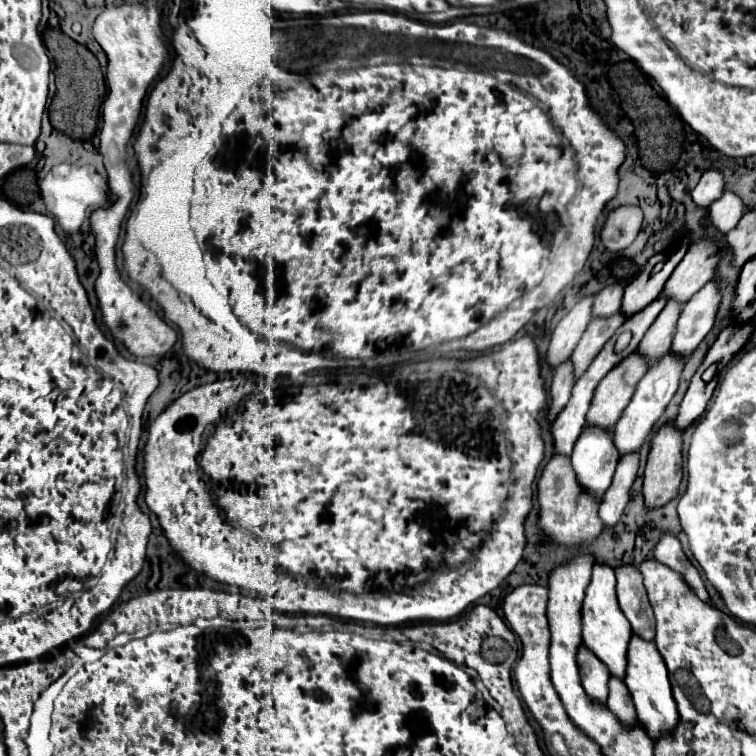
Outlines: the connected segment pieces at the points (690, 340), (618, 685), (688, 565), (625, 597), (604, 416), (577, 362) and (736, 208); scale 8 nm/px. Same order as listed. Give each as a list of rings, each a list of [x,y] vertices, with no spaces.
[[[711,279],[685,305],[685,309],[677,321],[677,333],[673,337],[671,351],[679,353],[687,359],[695,351],[695,347],[705,339],[705,335],[711,331],[719,305],[721,305],[719,283],[715,279]]]
[[[609,679],[609,699],[607,699],[609,709],[615,713],[615,717],[625,723],[631,725],[635,723],[635,707],[633,701],[629,699],[629,689],[623,685],[623,679]]]
[[[663,533],[657,547],[655,547],[655,559],[659,559],[661,563],[669,565],[671,569],[679,571],[687,583],[693,587],[693,591],[703,599],[703,601],[709,601],[709,595],[705,591],[705,585],[699,577],[699,571],[693,567],[693,563],[685,557],[683,549],[681,549],[681,543],[679,539],[673,535],[673,533]]]
[[[621,565],[615,569],[615,575],[621,611],[629,619],[633,633],[651,641],[655,637],[655,623],[641,571],[635,565]]]
[[[637,351],[633,355],[627,355],[617,367],[613,367],[613,371],[605,375],[595,391],[593,403],[587,413],[587,423],[613,429],[645,373],[645,359],[641,359]]]
[[[621,311],[613,313],[611,317],[591,319],[589,327],[585,329],[579,345],[575,347],[575,351],[571,355],[577,377],[581,377],[585,373],[585,369],[591,365],[591,361],[601,351],[605,341],[611,339],[611,335],[621,327],[621,323],[625,323],[625,315],[621,315]]]
[[[725,189],[721,199],[717,199],[717,203],[713,203],[713,207],[709,207],[709,211],[711,211],[711,225],[715,225],[721,233],[727,233],[741,219],[745,205],[737,193]]]

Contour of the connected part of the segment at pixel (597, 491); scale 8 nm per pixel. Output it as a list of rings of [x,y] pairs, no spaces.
[[[585,427],[581,439],[577,439],[577,447],[573,447],[571,461],[581,487],[595,497],[603,497],[619,461],[613,447],[613,431],[605,433]]]

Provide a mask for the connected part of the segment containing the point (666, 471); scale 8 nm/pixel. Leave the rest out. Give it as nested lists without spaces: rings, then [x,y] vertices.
[[[671,419],[663,423],[651,439],[643,481],[643,495],[649,509],[661,507],[677,495],[681,483],[681,435],[675,419]]]

